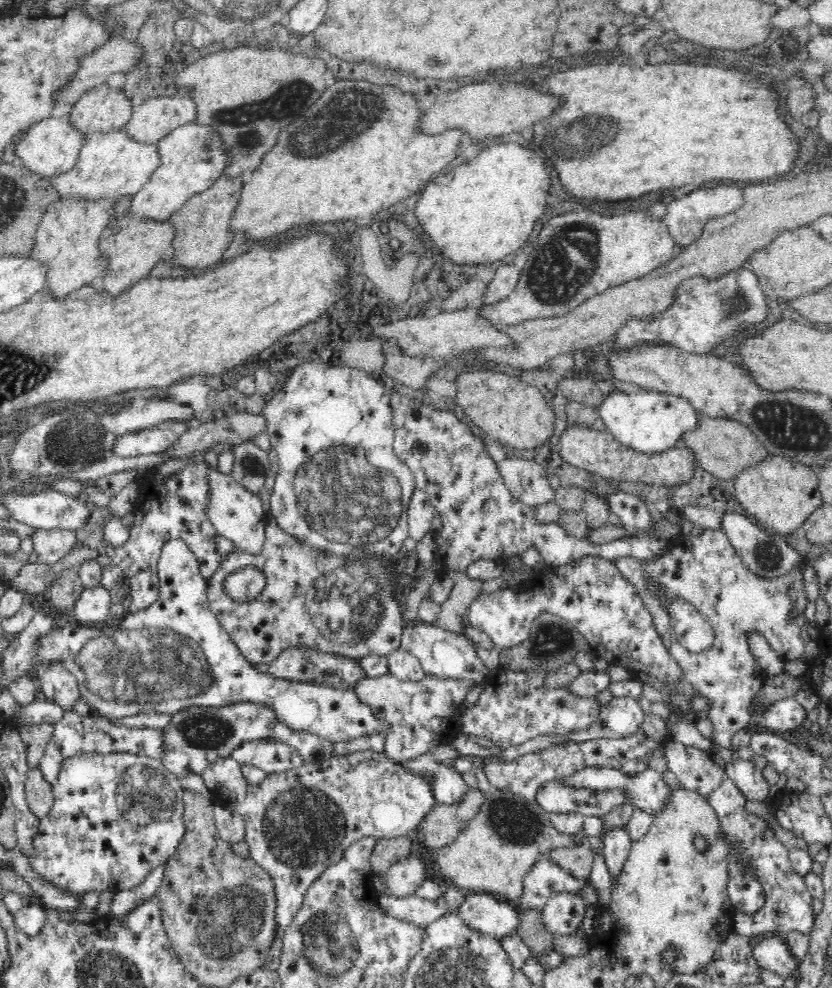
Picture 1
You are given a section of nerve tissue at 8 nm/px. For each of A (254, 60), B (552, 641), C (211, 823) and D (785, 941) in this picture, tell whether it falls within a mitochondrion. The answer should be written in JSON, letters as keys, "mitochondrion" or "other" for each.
{"A":"other","B":"mitochondrion","C":"other","D":"other"}

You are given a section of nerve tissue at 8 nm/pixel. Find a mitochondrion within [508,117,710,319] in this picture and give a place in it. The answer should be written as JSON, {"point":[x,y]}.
{"point":[561,270]}

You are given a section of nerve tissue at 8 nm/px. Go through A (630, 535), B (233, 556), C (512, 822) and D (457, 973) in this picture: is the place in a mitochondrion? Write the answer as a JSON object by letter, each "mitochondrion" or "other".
{"A":"other","B":"other","C":"mitochondrion","D":"mitochondrion"}

